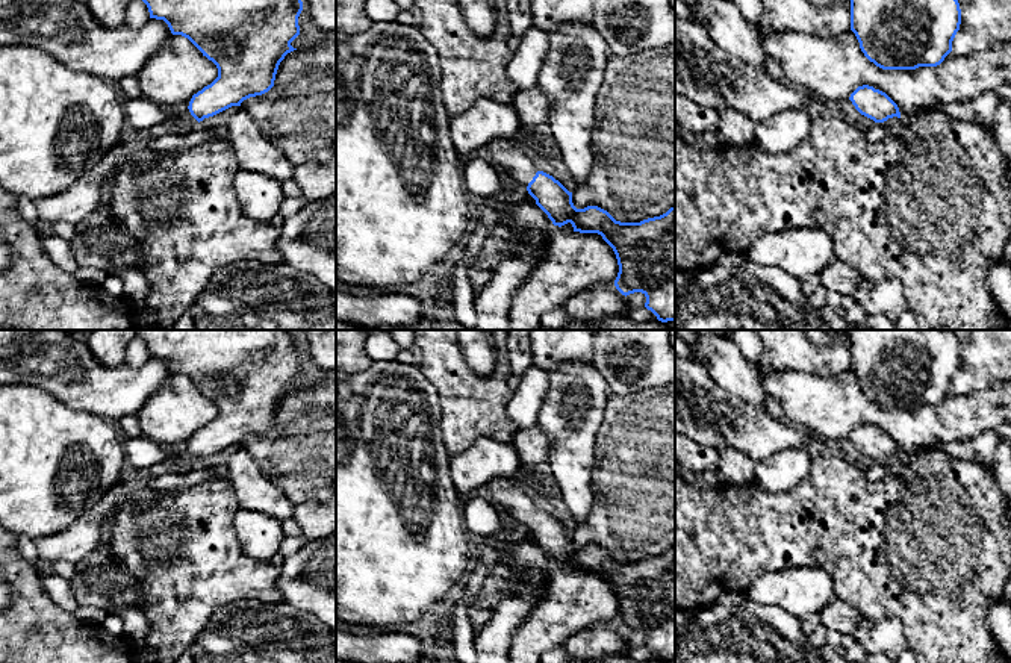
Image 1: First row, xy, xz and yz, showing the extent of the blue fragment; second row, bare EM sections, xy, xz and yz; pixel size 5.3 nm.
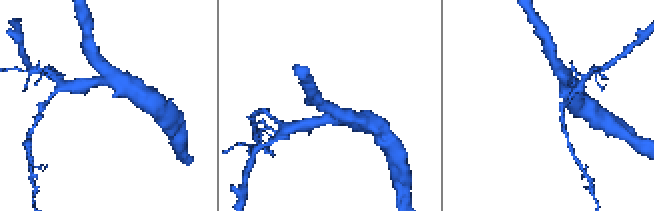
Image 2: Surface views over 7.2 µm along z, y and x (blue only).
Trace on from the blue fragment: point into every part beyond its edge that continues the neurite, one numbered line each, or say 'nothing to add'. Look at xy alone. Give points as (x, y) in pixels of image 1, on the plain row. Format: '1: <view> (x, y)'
1: xy (182, 456)

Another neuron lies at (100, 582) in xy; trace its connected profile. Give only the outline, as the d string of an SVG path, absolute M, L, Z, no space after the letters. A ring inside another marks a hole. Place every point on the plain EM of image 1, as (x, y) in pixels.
M104 546L92 551L76 566L70 584L80 605L92 605L104 612L142 605L141 586Z

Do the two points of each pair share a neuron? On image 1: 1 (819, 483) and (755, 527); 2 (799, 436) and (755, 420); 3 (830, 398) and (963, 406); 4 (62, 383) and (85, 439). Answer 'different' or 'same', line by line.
1: same
2: same
3: same
4: different

